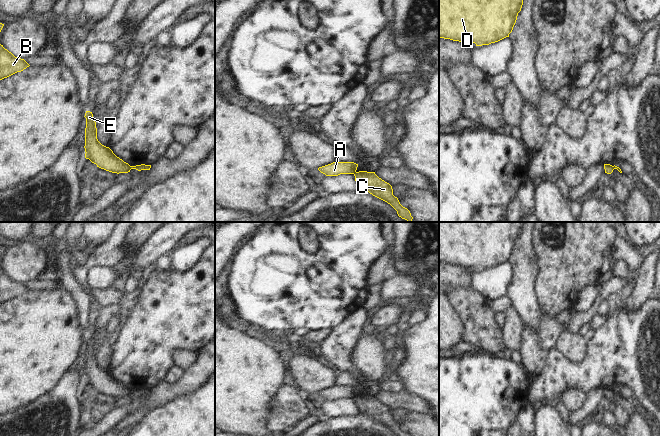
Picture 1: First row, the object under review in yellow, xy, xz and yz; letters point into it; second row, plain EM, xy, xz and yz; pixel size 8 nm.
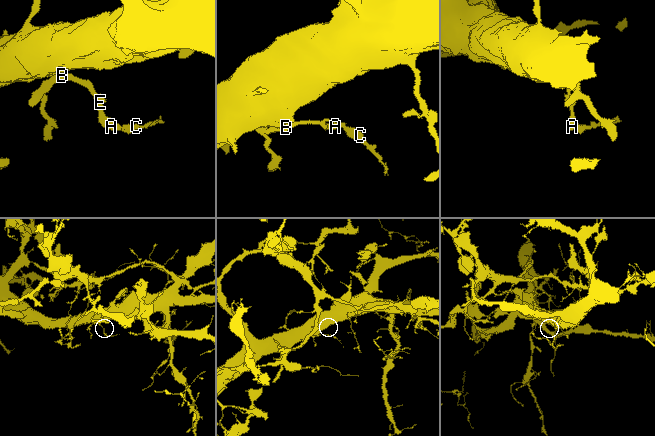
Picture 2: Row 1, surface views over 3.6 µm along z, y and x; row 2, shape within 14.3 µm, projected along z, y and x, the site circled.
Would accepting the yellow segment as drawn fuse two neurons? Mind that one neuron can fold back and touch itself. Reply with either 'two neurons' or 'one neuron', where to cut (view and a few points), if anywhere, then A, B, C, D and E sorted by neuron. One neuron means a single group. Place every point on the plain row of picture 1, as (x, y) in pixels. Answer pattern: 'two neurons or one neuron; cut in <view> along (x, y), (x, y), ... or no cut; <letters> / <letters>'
two neurons; cut in xz along (355, 395), (352, 397); A B D E / C

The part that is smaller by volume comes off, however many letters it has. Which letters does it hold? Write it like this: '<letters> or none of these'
C

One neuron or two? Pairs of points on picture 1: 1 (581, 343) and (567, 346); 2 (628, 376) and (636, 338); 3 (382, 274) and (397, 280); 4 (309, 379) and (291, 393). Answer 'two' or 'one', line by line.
1: one
2: one
3: two
4: two

